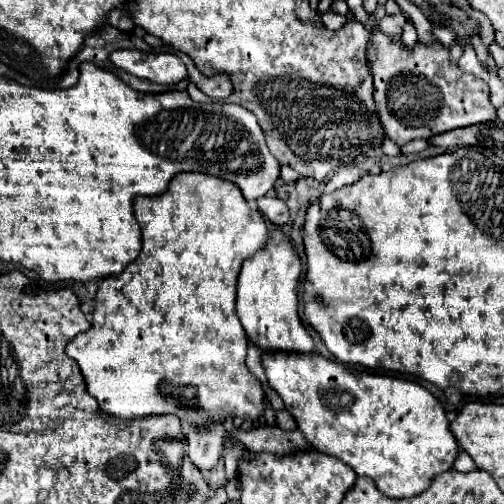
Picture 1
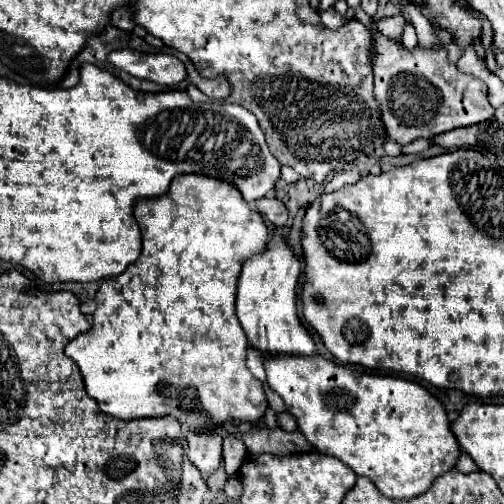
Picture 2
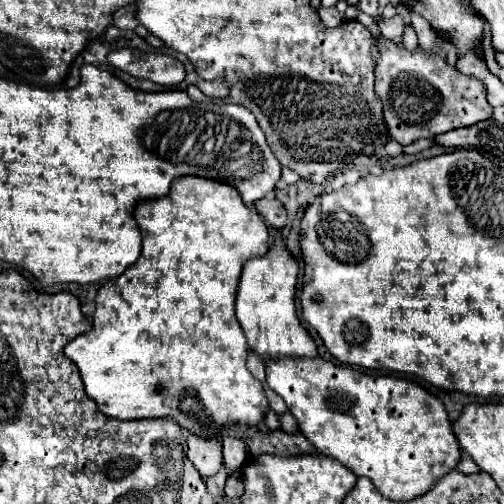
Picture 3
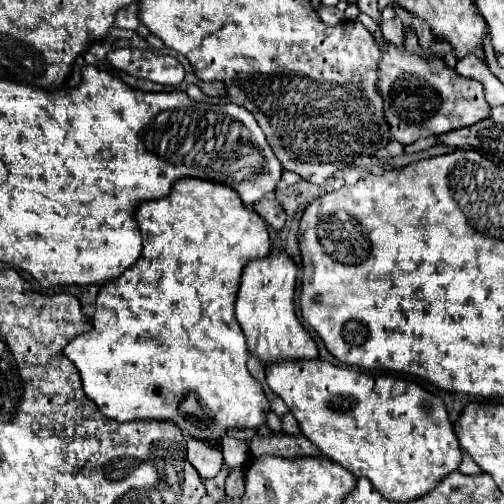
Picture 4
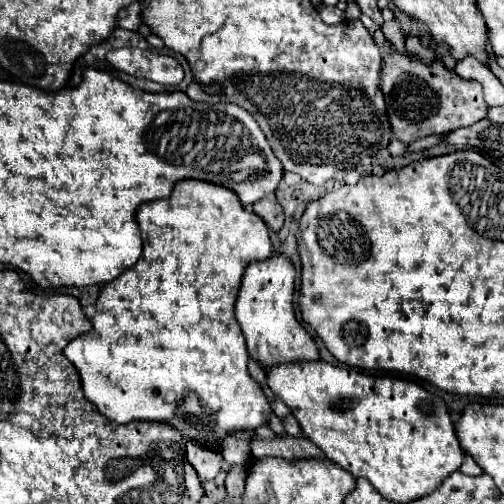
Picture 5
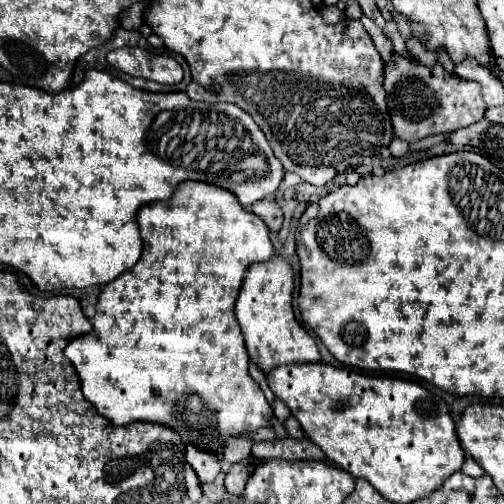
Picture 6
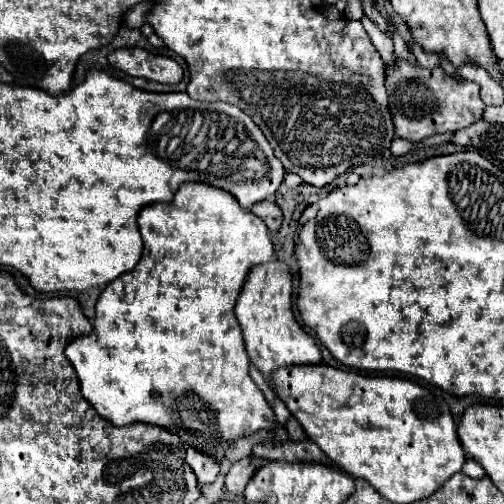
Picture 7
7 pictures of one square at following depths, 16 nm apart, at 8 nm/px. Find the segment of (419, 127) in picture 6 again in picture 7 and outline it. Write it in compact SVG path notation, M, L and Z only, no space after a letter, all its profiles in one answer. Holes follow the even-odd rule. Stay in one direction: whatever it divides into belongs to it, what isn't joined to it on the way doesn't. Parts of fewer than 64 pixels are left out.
M398 60L396 68L386 72L386 86L390 94L390 112L394 116L396 136L420 142L432 134L456 132L482 118L484 102L480 100L480 86L474 82L454 82L442 68L424 70Z

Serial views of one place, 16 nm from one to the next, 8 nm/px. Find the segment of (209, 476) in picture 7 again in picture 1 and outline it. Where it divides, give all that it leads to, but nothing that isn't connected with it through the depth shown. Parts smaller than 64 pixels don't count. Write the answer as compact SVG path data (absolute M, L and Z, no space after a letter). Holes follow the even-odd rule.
M216 422L210 428L202 430L188 430L186 442L188 442L188 458L192 464L202 472L208 474L212 472L222 456L222 442L224 442L224 424Z

